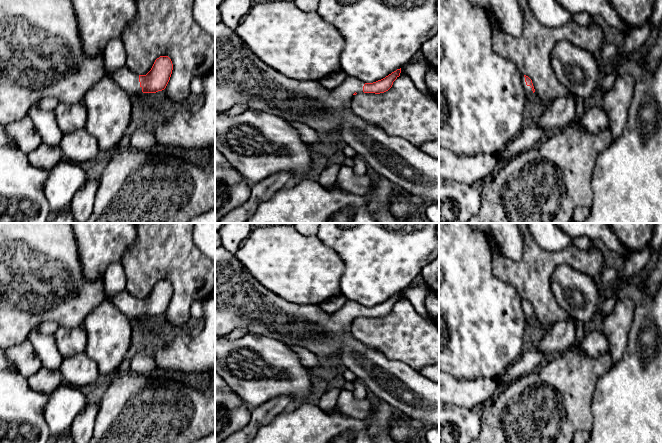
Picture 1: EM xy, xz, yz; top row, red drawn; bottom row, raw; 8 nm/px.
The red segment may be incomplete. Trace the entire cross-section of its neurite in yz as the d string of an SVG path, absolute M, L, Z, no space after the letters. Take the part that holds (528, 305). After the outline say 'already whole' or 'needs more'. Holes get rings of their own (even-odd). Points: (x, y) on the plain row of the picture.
M522 299L522 309L526 319L530 319L535 316L532 304L526 299Z; needs more

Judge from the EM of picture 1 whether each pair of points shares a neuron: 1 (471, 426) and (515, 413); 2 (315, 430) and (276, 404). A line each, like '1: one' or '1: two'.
1: two
2: two

